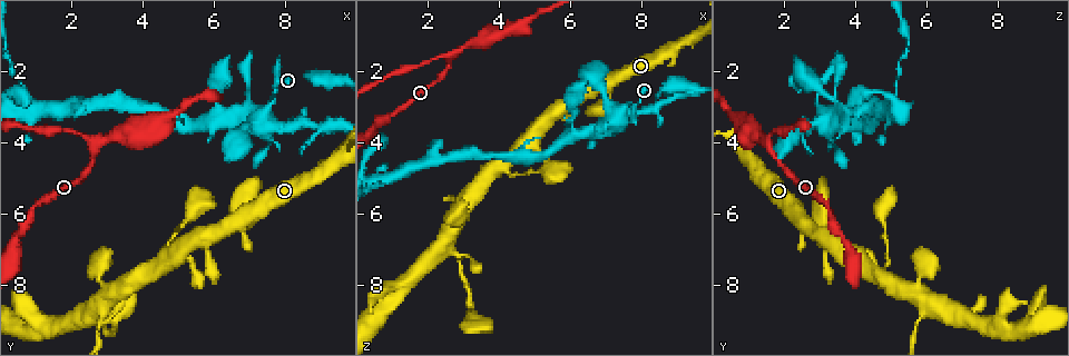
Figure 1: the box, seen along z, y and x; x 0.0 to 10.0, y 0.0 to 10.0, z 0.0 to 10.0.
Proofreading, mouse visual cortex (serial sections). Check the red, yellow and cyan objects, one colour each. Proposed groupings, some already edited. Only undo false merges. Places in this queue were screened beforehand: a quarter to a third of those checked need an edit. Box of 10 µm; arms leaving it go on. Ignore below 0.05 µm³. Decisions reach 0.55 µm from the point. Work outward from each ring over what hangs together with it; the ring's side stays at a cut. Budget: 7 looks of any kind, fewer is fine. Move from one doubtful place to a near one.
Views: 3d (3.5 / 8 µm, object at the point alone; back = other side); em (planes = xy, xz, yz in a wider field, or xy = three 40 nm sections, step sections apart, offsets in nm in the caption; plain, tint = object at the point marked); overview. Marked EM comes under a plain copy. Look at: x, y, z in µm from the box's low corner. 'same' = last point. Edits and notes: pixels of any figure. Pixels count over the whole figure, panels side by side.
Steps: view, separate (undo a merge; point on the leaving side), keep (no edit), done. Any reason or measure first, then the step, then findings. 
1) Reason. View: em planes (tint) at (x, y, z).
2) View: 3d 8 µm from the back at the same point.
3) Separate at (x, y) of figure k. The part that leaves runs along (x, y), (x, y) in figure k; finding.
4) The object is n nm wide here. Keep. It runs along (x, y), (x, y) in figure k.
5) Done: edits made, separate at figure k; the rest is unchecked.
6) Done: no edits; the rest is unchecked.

Three-way junction. View: 3d 8 µm at (2.65, 4.15, 1.65).

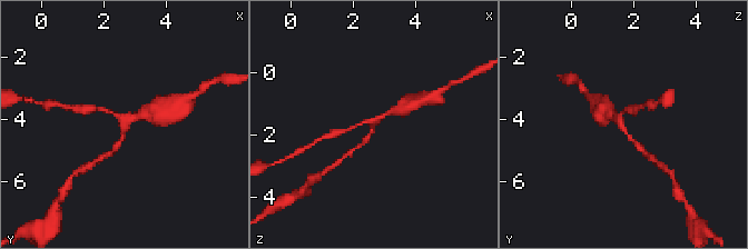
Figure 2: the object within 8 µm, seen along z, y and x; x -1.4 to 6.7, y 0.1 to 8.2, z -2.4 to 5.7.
View: 3d 3.5 µm at the same point.

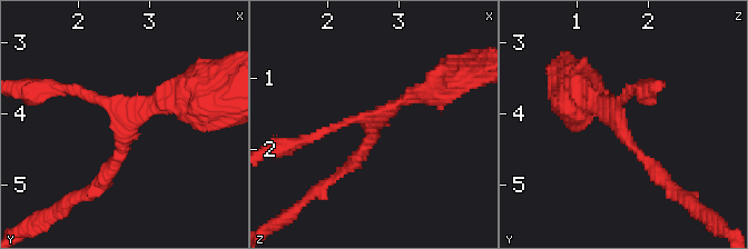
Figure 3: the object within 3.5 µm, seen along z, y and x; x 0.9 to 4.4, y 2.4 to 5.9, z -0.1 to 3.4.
3 arms meet here; the arms are 100, 200, 250 nm wide. View: em xy step 5 (tint) at (2.70, 4.15, 1.60).

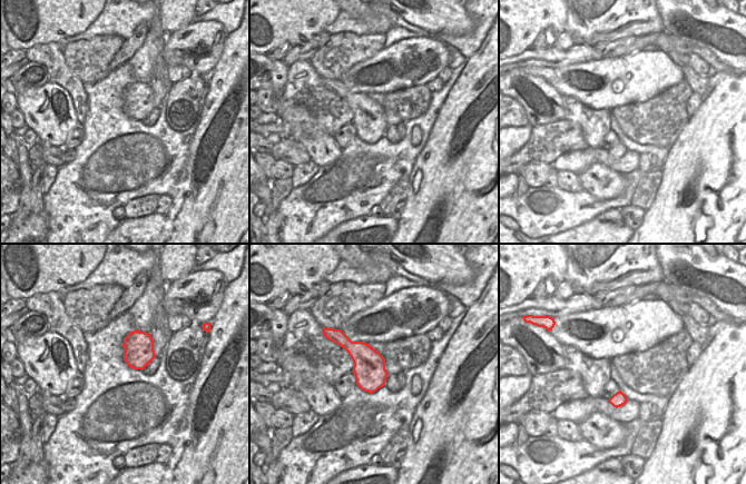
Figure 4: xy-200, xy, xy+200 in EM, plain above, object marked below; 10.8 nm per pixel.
Keep. One cell here.

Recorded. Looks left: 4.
Small branch off a trunk. View: 3d 8 µm at (2.70, 9.05, 7.10).

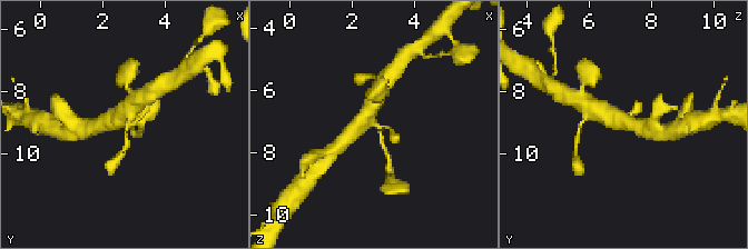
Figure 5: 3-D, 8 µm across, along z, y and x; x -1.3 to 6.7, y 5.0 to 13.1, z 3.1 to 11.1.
View: em xy step 3 (tint) at the same point.

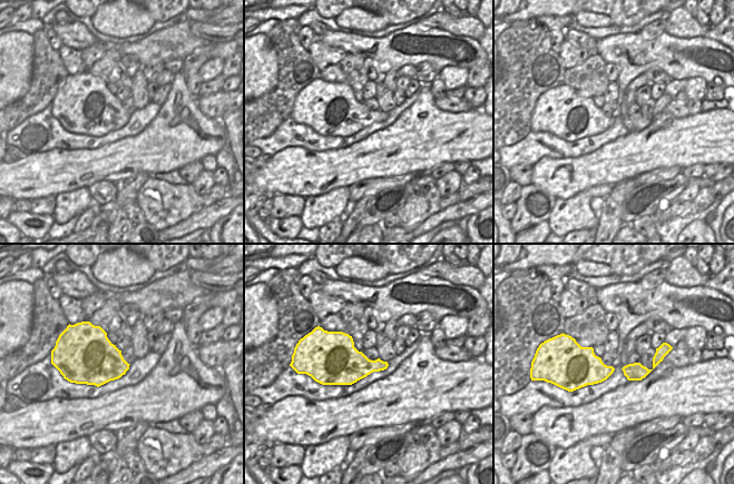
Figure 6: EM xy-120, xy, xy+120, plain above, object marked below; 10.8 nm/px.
Keep. It runs along (379, 93), (366, 117), (343, 141) in figure 5; continuous, no second cell.

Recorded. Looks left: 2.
Thin arm on a thick one. View: 3d 3.5 µm from the back at (7.35, 3.20, 3.15).

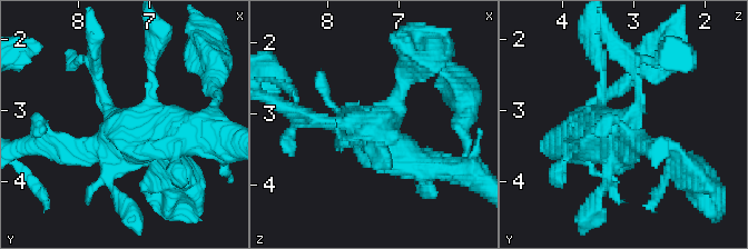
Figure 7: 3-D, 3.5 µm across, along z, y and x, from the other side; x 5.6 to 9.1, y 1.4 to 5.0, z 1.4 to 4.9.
Keep. One cell here.

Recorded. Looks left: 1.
Done: no edits; the rest is unchecked.

